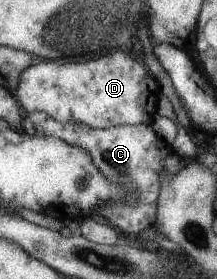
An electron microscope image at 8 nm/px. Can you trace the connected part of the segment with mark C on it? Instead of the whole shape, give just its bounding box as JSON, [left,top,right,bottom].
[20,111,174,232]

